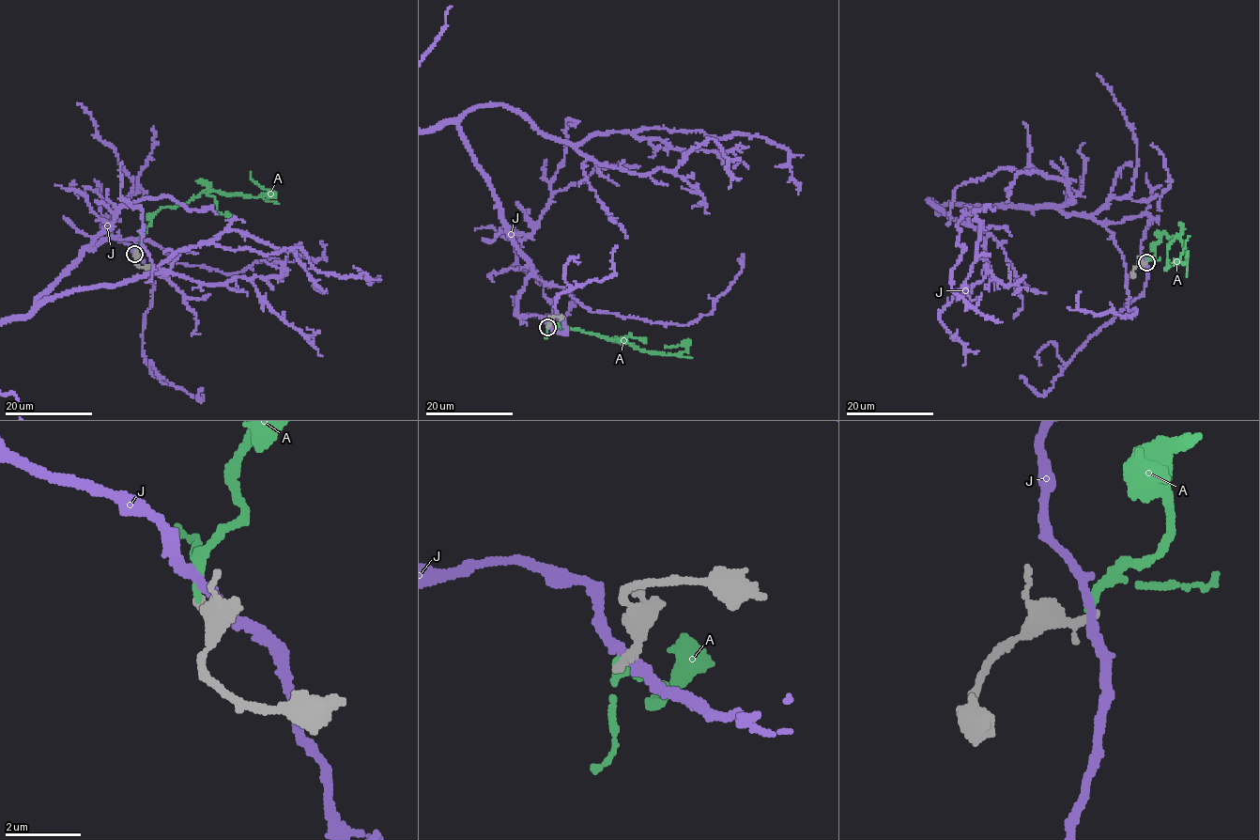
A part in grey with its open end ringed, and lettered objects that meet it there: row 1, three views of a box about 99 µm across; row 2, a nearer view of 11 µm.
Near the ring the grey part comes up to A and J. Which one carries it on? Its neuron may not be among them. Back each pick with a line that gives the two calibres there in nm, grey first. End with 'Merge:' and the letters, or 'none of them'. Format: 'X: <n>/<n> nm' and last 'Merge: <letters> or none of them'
Merge: none of them

